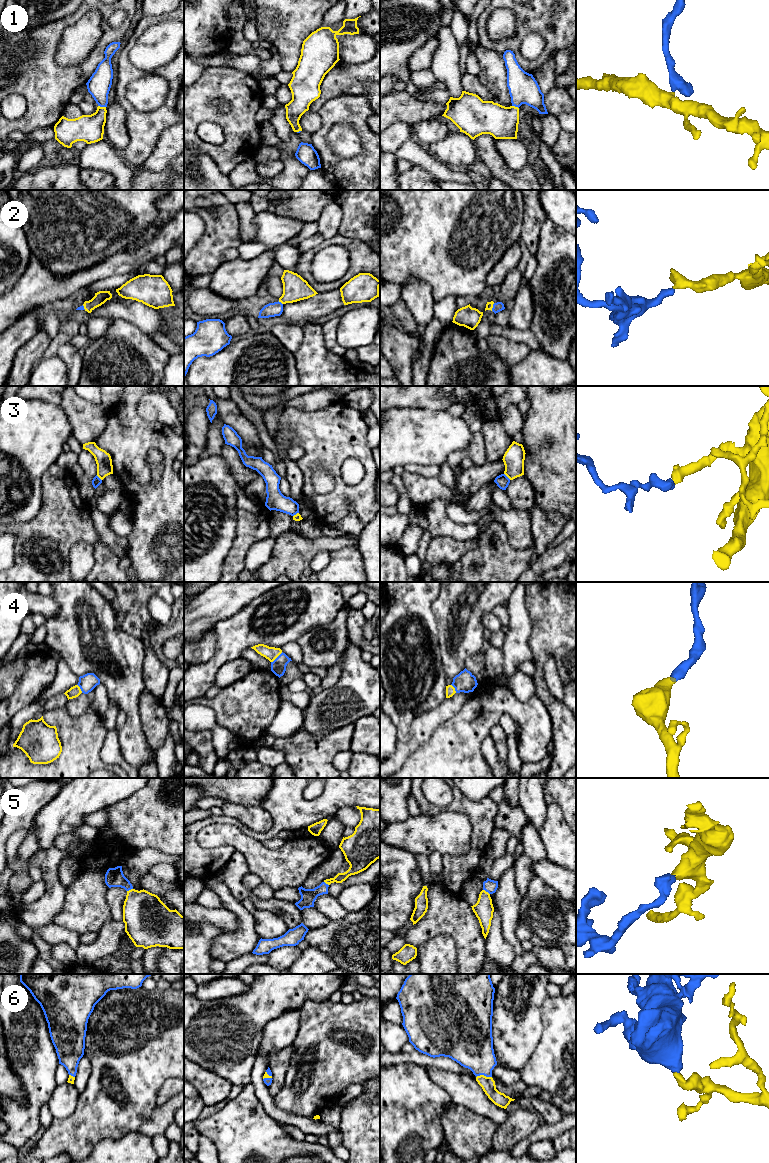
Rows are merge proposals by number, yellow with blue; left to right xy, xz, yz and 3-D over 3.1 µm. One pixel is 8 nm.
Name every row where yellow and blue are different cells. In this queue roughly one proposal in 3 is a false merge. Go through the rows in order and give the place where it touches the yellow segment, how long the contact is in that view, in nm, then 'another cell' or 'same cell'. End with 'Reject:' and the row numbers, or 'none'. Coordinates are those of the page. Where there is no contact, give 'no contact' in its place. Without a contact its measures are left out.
1: meets yellow in xy at (102, 107); contact 70 nm long; same cell
2: meets yellow in yz at (492, 307); contact 70 nm long; same cell
3: meets yellow in yz at (507, 476); contact 80 nm long; another cell
4: meets yellow in xz at (276, 657); contact 130 nm long; same cell
5: meets yellow in yz at (485, 891); contact 70 nm long; same cell
6: meets yellow in yz at (483, 1075); contact 130 nm long; same cell
Reject: 3

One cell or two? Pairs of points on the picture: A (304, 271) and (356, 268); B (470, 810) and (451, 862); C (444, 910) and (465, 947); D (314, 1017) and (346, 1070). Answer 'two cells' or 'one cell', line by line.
A: one cell
B: one cell
C: one cell
D: one cell

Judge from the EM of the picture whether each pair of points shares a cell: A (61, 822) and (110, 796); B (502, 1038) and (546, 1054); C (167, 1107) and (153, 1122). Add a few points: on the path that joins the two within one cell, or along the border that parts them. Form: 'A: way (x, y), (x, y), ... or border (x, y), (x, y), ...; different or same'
A: way (73, 810), (87, 796), (98, 796); same
B: border (543, 1028), (540, 1040), (532, 1056), (520, 1069); different
C: way (164, 1111), (157, 1118); same

